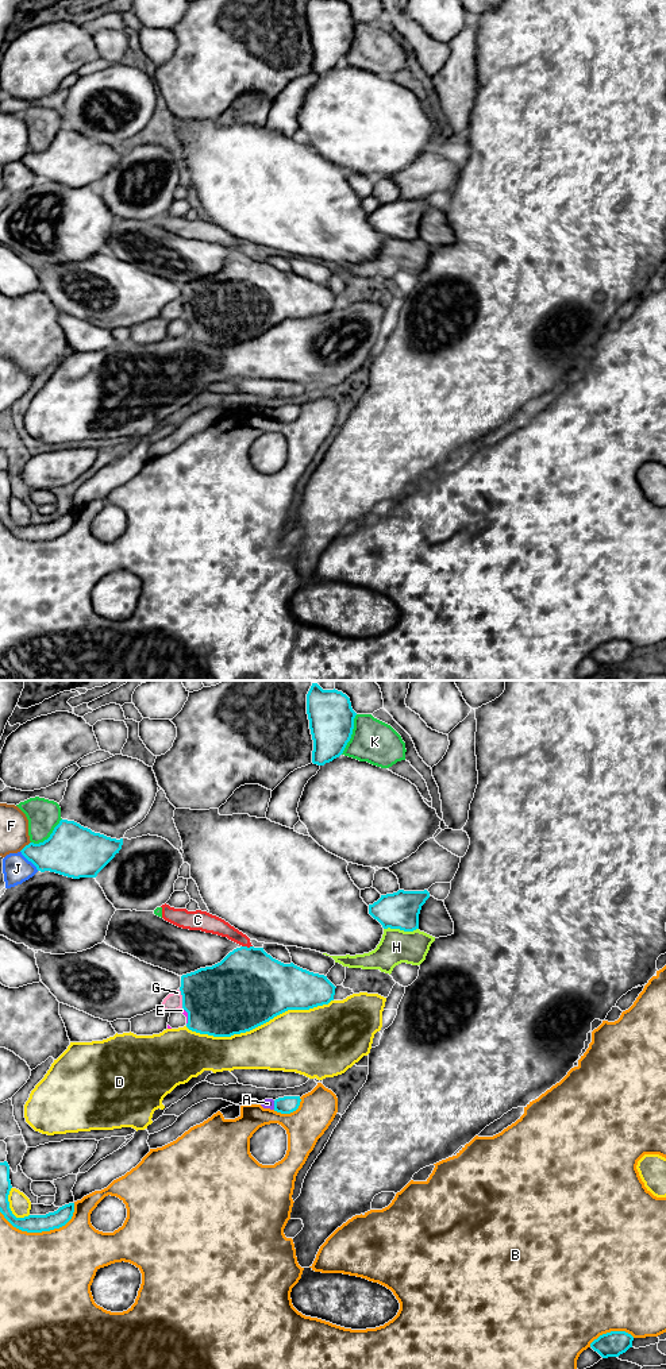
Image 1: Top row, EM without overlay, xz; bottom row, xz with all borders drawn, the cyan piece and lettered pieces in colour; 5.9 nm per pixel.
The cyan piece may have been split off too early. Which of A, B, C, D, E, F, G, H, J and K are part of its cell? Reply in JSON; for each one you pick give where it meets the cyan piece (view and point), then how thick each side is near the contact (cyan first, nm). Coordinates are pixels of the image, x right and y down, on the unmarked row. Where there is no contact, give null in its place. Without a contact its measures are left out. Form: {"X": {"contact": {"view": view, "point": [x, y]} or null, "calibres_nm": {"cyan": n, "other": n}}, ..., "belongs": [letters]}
{"belongs": []}

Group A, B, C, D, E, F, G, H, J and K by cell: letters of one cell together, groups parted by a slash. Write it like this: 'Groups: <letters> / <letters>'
Groups: A / B / C H K / D / E / F / G / J

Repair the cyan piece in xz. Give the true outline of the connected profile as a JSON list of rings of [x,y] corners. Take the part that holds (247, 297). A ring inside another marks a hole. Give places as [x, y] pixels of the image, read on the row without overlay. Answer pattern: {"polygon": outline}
{"polygon": [[[240,255],[220,271],[181,285],[186,336],[200,343],[231,346],[250,340],[288,319],[309,319],[334,309],[335,294],[324,284],[284,273],[263,257]]]}

